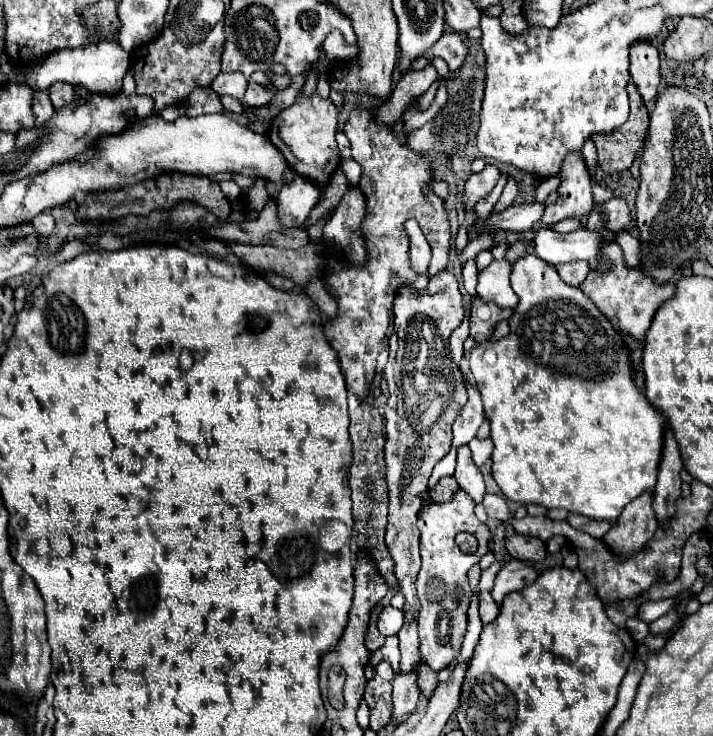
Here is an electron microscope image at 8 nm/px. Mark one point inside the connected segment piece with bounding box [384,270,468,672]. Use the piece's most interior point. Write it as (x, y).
(426, 390)

